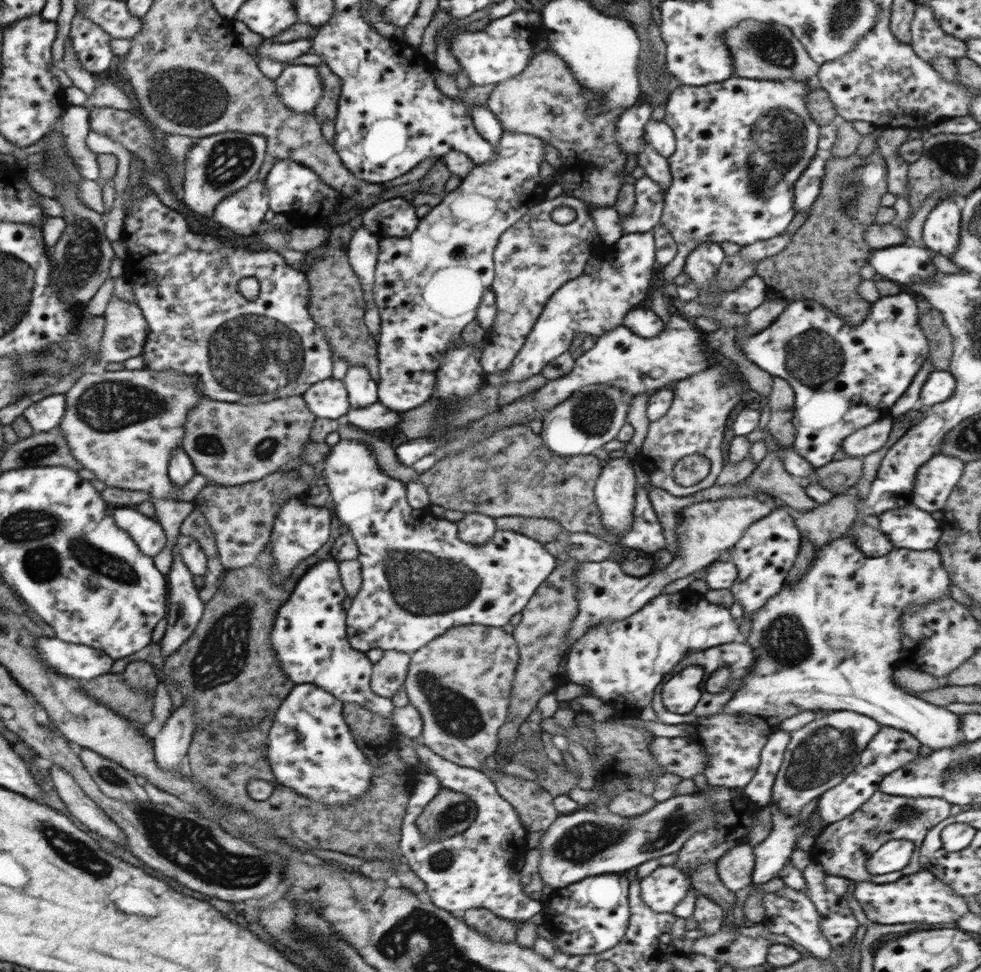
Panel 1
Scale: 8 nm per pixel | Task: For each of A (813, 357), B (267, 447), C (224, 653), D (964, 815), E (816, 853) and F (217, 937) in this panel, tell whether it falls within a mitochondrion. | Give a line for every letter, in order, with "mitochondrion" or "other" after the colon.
A: mitochondrion
B: mitochondrion
C: mitochondrion
D: other
E: other
F: other

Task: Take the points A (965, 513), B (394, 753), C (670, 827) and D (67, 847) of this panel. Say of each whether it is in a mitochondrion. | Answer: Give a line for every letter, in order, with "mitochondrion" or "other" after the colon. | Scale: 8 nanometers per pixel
A: other
B: other
C: mitochondrion
D: mitochondrion

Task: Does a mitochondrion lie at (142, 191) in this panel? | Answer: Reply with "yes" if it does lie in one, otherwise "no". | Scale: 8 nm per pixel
no

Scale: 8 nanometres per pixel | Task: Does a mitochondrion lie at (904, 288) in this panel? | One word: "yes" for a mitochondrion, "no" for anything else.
no

